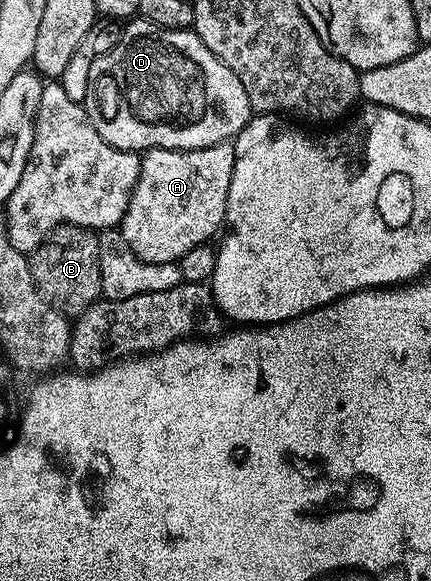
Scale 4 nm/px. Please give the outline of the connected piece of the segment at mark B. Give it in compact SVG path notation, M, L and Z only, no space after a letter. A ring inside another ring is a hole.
M62 225L52 236L38 245L29 259L29 268L38 291L49 300L51 306L60 310L66 317L76 317L84 313L88 307L102 298L99 281L99 245L97 235L88 227L70 227Z

